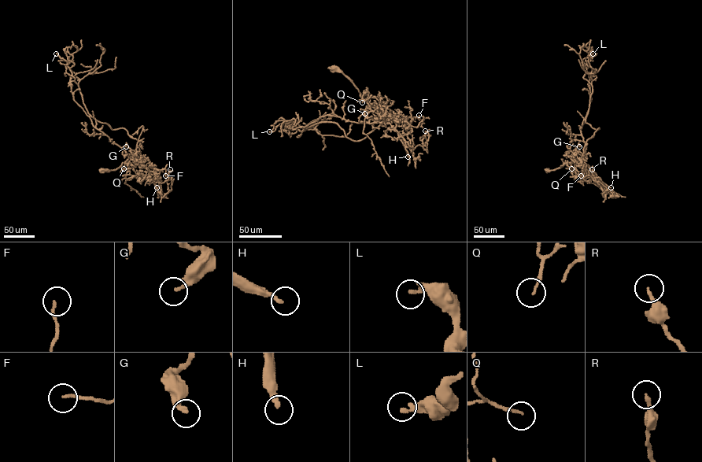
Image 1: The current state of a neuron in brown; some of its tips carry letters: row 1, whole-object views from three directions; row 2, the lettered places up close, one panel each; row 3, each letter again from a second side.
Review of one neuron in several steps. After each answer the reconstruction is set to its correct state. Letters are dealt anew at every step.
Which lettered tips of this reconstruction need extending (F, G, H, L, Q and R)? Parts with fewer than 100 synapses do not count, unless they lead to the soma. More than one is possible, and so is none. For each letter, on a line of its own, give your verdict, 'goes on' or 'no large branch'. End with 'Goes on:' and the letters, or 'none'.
F: no large branch
G: no large branch
H: goes on
L: no large branch
Q: no large branch
R: no large branch
Goes on: H

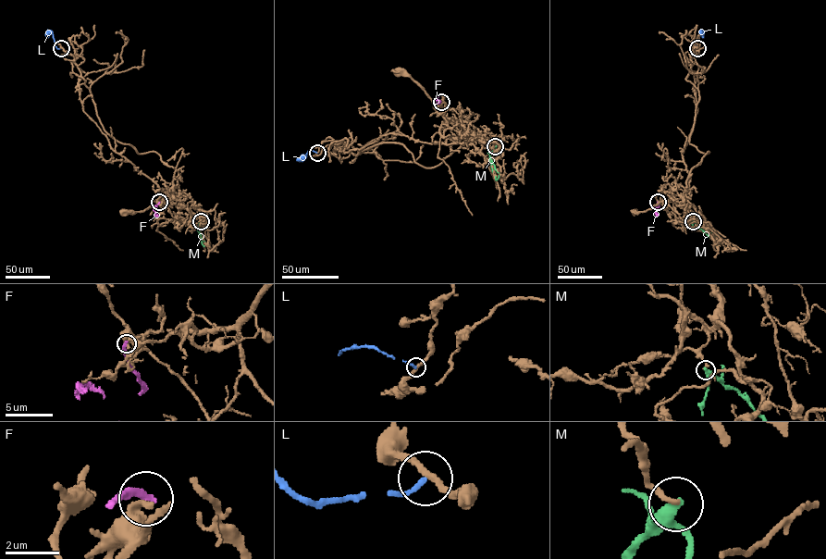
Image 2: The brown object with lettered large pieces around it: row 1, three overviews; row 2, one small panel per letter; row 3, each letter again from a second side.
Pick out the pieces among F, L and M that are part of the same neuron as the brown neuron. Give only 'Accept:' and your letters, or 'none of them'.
Accept: none of them

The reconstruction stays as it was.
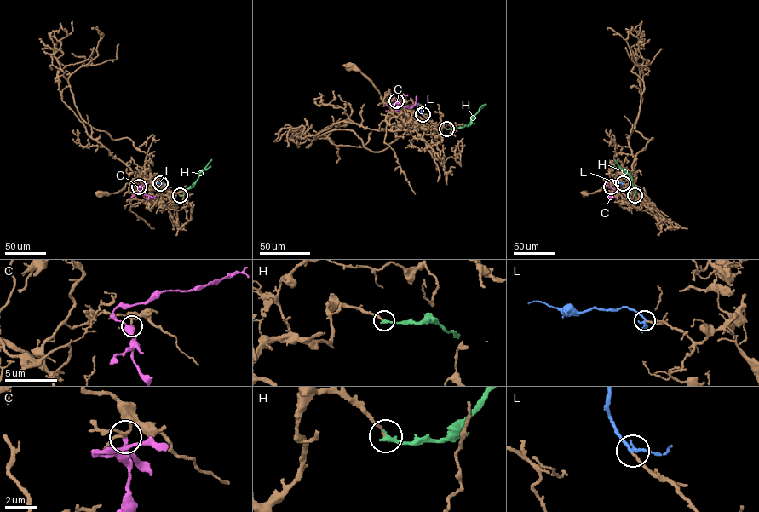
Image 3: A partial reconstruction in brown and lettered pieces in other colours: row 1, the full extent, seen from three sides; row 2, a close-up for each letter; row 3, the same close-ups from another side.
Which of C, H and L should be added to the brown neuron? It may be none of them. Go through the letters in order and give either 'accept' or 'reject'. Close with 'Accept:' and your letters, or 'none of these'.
C: reject
H: accept
L: accept
Accept: H, L

